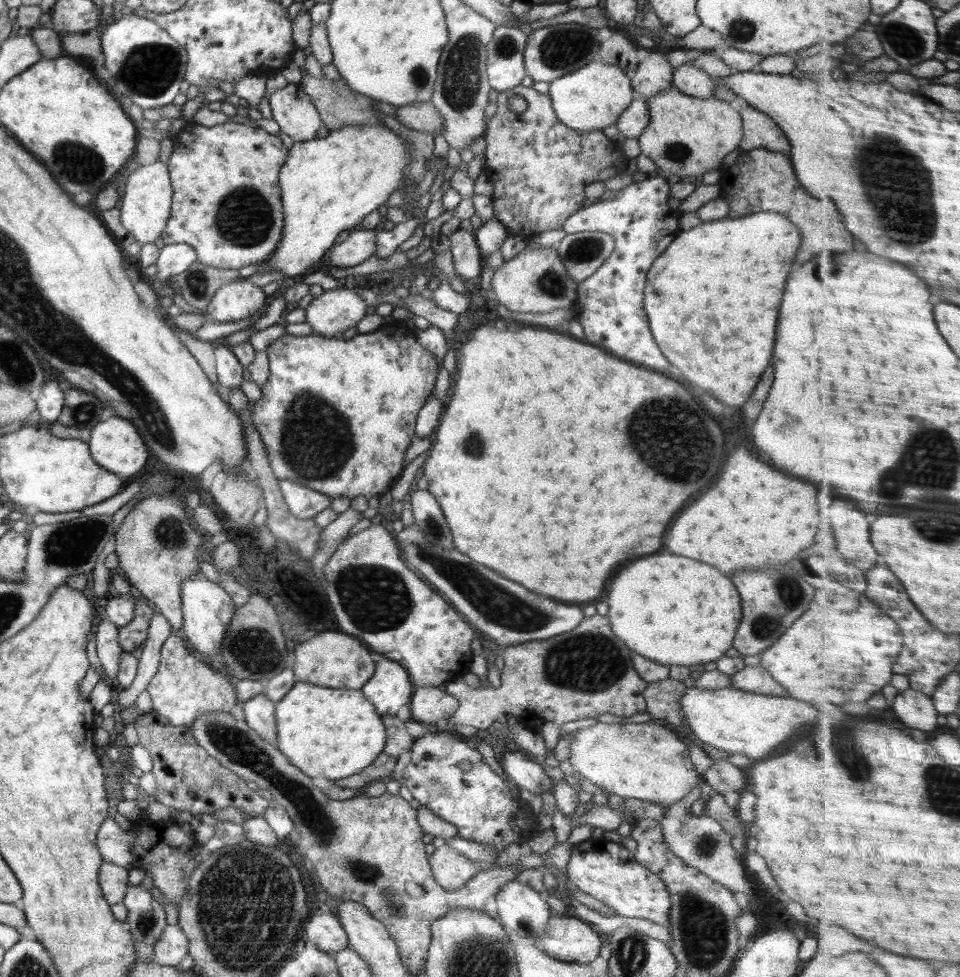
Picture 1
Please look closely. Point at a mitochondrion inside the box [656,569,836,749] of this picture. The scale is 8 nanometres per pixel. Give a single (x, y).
(791, 592)

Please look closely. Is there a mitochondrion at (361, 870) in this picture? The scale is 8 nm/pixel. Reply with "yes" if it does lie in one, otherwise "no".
yes

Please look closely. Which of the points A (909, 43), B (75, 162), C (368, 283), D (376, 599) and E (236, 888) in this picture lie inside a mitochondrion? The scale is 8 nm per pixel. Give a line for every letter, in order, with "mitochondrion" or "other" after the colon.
A: mitochondrion
B: mitochondrion
C: other
D: mitochondrion
E: mitochondrion

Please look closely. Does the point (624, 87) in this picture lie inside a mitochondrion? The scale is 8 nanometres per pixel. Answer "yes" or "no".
no

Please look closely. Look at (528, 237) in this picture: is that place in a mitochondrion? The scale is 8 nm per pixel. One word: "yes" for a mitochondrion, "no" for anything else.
no

